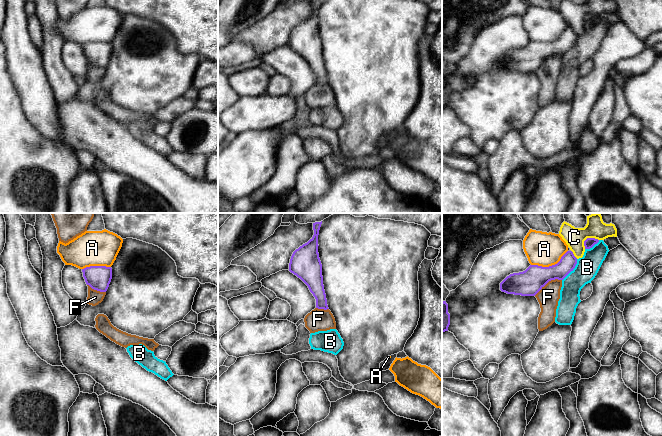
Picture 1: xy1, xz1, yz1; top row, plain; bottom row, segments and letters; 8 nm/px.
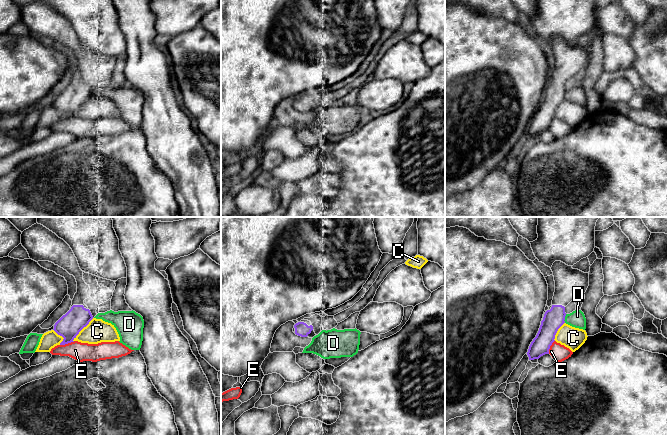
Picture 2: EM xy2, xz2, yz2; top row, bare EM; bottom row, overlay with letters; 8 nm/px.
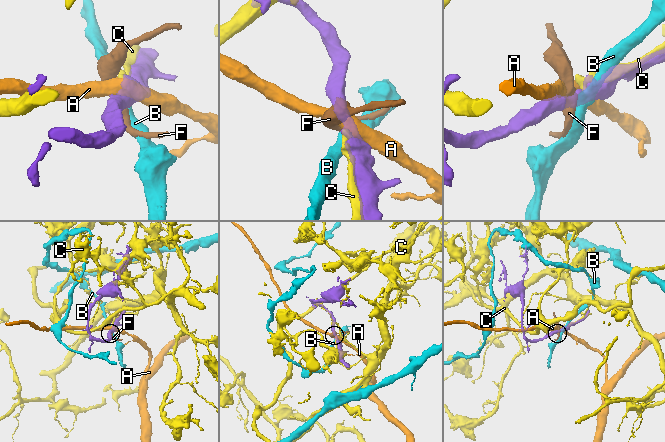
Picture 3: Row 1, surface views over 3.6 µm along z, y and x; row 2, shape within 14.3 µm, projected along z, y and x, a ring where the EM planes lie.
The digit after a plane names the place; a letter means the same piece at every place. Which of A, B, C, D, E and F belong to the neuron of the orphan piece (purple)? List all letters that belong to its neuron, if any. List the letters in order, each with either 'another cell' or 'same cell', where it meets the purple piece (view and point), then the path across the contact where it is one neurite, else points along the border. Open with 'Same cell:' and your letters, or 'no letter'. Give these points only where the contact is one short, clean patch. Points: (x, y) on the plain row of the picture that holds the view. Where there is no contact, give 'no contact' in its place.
Same cell: no letter
A: another cell | yz1 (550, 42)
B: another cell | yz1 (572, 46)
C: another cell | xy2 (81, 105)
D: another cell | yz2 (564, 94)
E: another cell | xy2 (67, 119) | along xy2 (74, 117), (60, 121)
F: another cell | yz1 (547, 58) | along yz1 (561, 55), (549, 56), (534, 71)

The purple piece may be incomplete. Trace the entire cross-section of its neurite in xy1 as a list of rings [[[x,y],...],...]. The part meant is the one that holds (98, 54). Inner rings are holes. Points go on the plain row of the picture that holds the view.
[[[90,42],[82,45],[87,61],[92,65],[106,68],[112,55],[112,44],[106,42]]]

